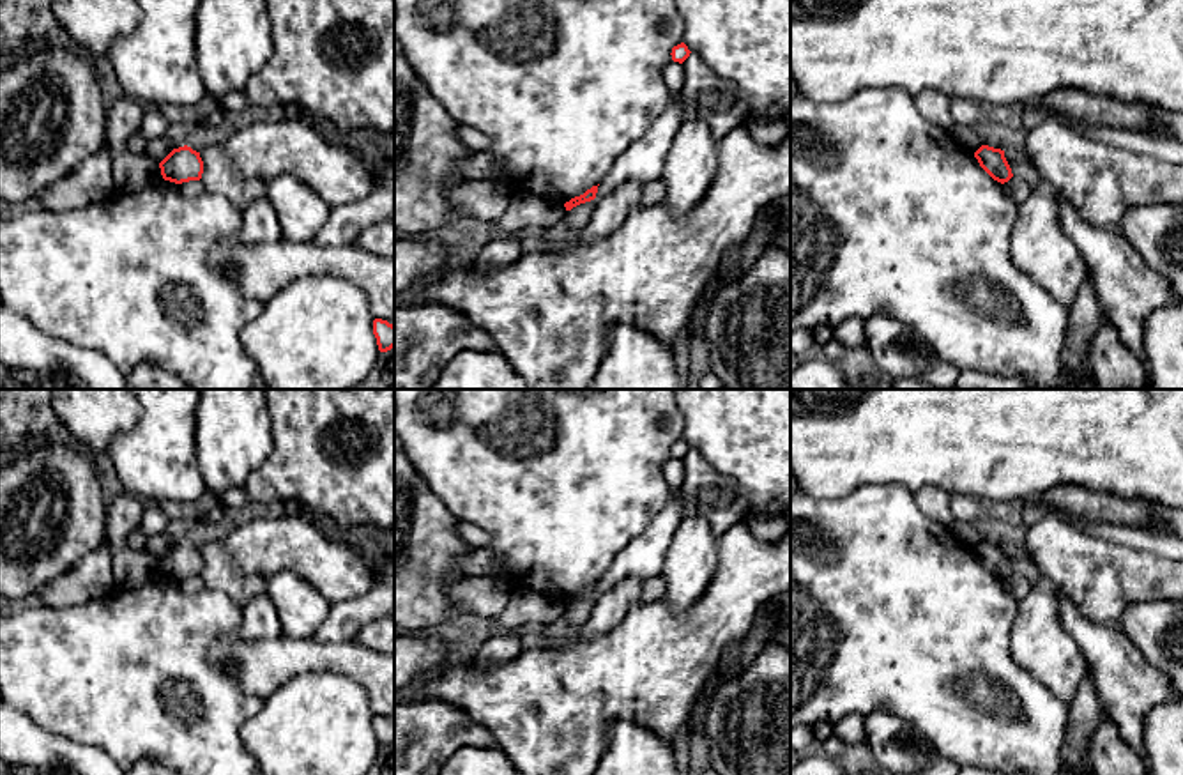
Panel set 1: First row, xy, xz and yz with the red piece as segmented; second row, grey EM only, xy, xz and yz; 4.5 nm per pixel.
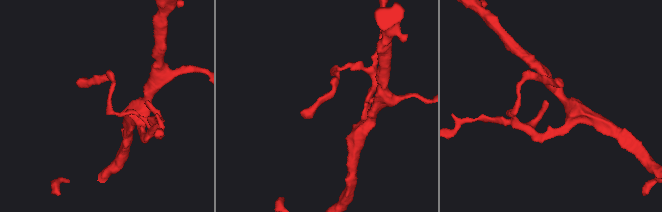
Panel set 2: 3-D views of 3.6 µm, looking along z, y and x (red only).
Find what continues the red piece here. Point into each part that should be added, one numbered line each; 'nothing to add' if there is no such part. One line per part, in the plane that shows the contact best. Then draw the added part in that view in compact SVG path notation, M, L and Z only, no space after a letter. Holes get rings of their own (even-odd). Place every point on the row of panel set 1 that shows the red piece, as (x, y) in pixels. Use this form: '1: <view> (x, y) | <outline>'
nothing to add

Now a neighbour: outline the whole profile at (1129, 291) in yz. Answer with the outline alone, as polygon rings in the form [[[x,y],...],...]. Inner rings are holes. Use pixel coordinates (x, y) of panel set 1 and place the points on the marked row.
[[[1057,196],[1059,225],[1080,251],[1088,278],[1123,345],[1144,363],[1144,322],[1155,310],[1179,303],[1167,281],[1151,271],[1119,232],[1086,223]]]

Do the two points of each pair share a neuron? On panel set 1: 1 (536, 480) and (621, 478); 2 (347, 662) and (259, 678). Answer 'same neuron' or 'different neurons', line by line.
1: same neuron
2: same neuron

